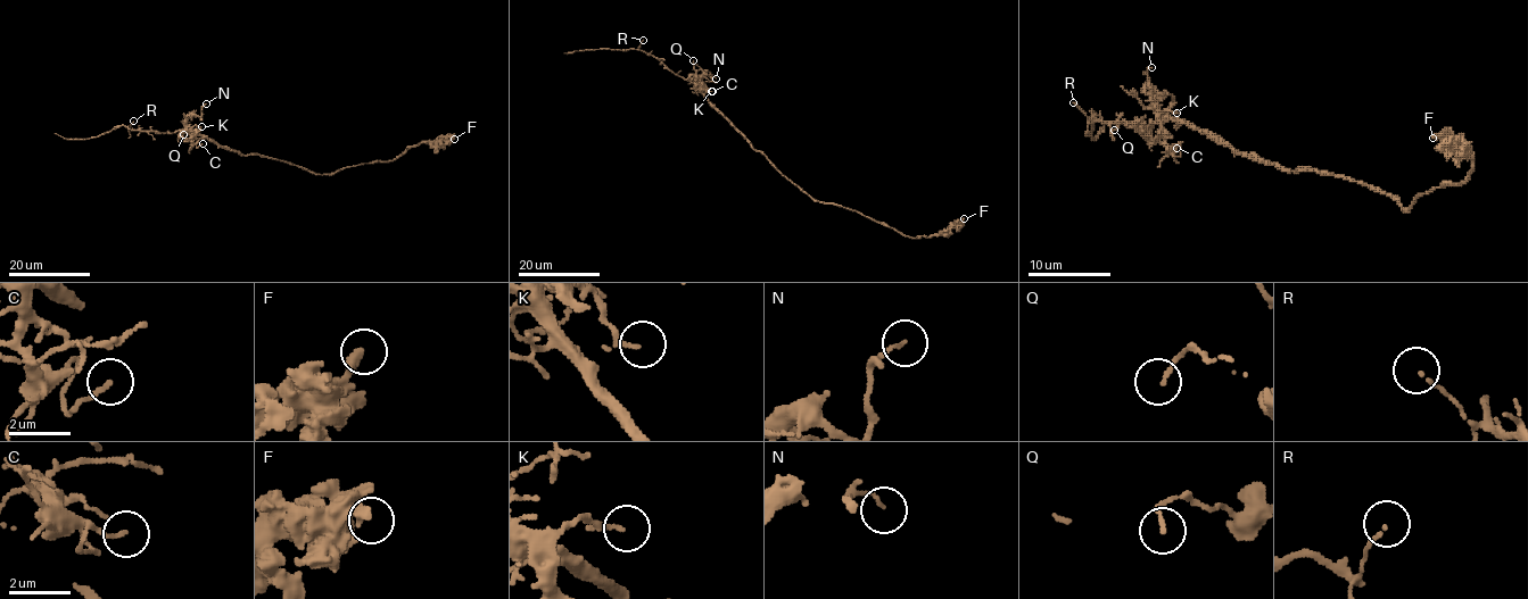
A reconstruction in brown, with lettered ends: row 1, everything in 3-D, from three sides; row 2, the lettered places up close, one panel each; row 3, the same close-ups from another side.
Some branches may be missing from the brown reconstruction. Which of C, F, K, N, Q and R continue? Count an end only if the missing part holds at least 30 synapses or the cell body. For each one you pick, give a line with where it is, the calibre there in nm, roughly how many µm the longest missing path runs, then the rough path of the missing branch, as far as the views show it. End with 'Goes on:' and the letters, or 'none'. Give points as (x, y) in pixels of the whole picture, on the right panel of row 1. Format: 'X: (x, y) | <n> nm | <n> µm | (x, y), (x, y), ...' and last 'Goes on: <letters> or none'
Goes on: none

